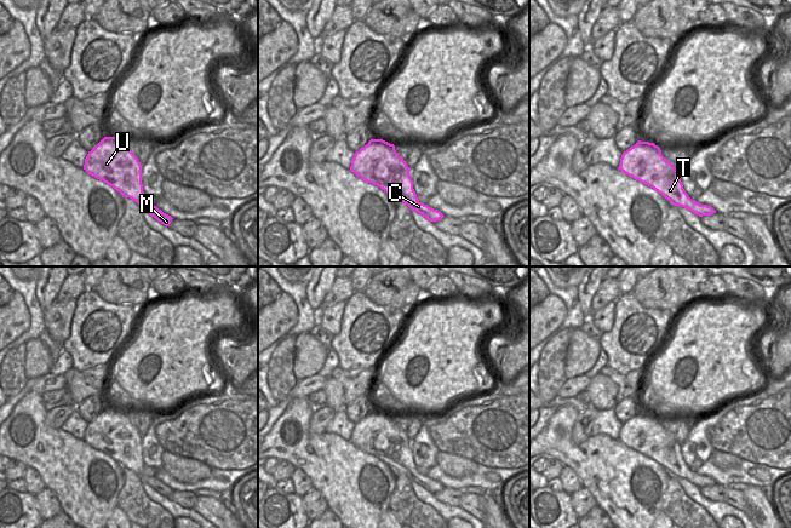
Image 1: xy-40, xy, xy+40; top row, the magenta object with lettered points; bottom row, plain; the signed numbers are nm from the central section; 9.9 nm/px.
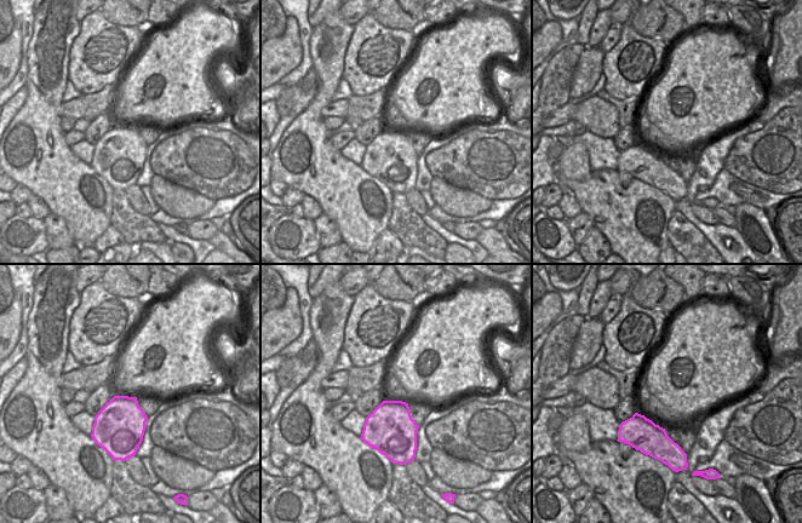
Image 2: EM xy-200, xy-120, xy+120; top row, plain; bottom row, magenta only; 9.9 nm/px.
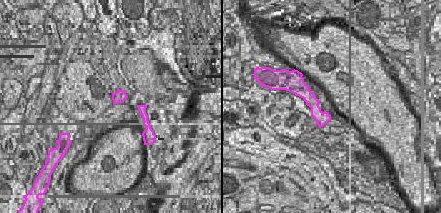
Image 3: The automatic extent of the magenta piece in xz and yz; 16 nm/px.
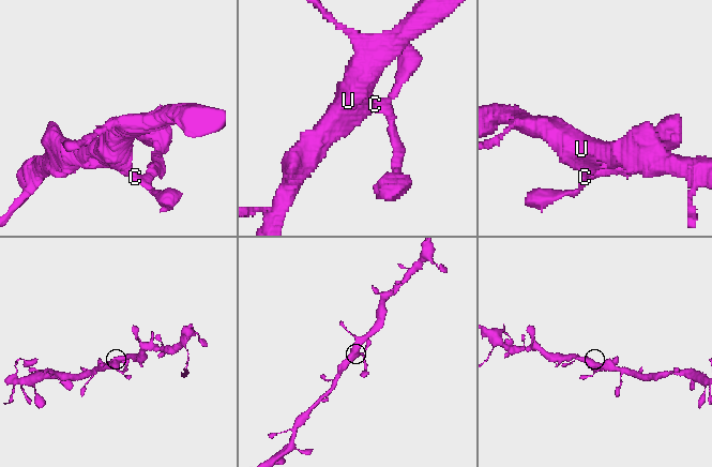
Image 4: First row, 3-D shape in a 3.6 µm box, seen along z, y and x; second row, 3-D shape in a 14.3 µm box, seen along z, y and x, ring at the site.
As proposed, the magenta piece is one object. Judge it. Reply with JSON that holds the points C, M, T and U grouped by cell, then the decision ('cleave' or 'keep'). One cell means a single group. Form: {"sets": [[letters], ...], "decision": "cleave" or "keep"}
{"sets": [["C", "M", "T", "U"]], "decision": "keep"}

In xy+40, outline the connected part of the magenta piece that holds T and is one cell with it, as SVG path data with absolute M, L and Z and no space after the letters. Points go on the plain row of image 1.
M638 412L623 424L618 440L653 459L675 477L684 478L699 488L716 484L711 477L700 476L688 467L681 453L681 444L654 414Z

